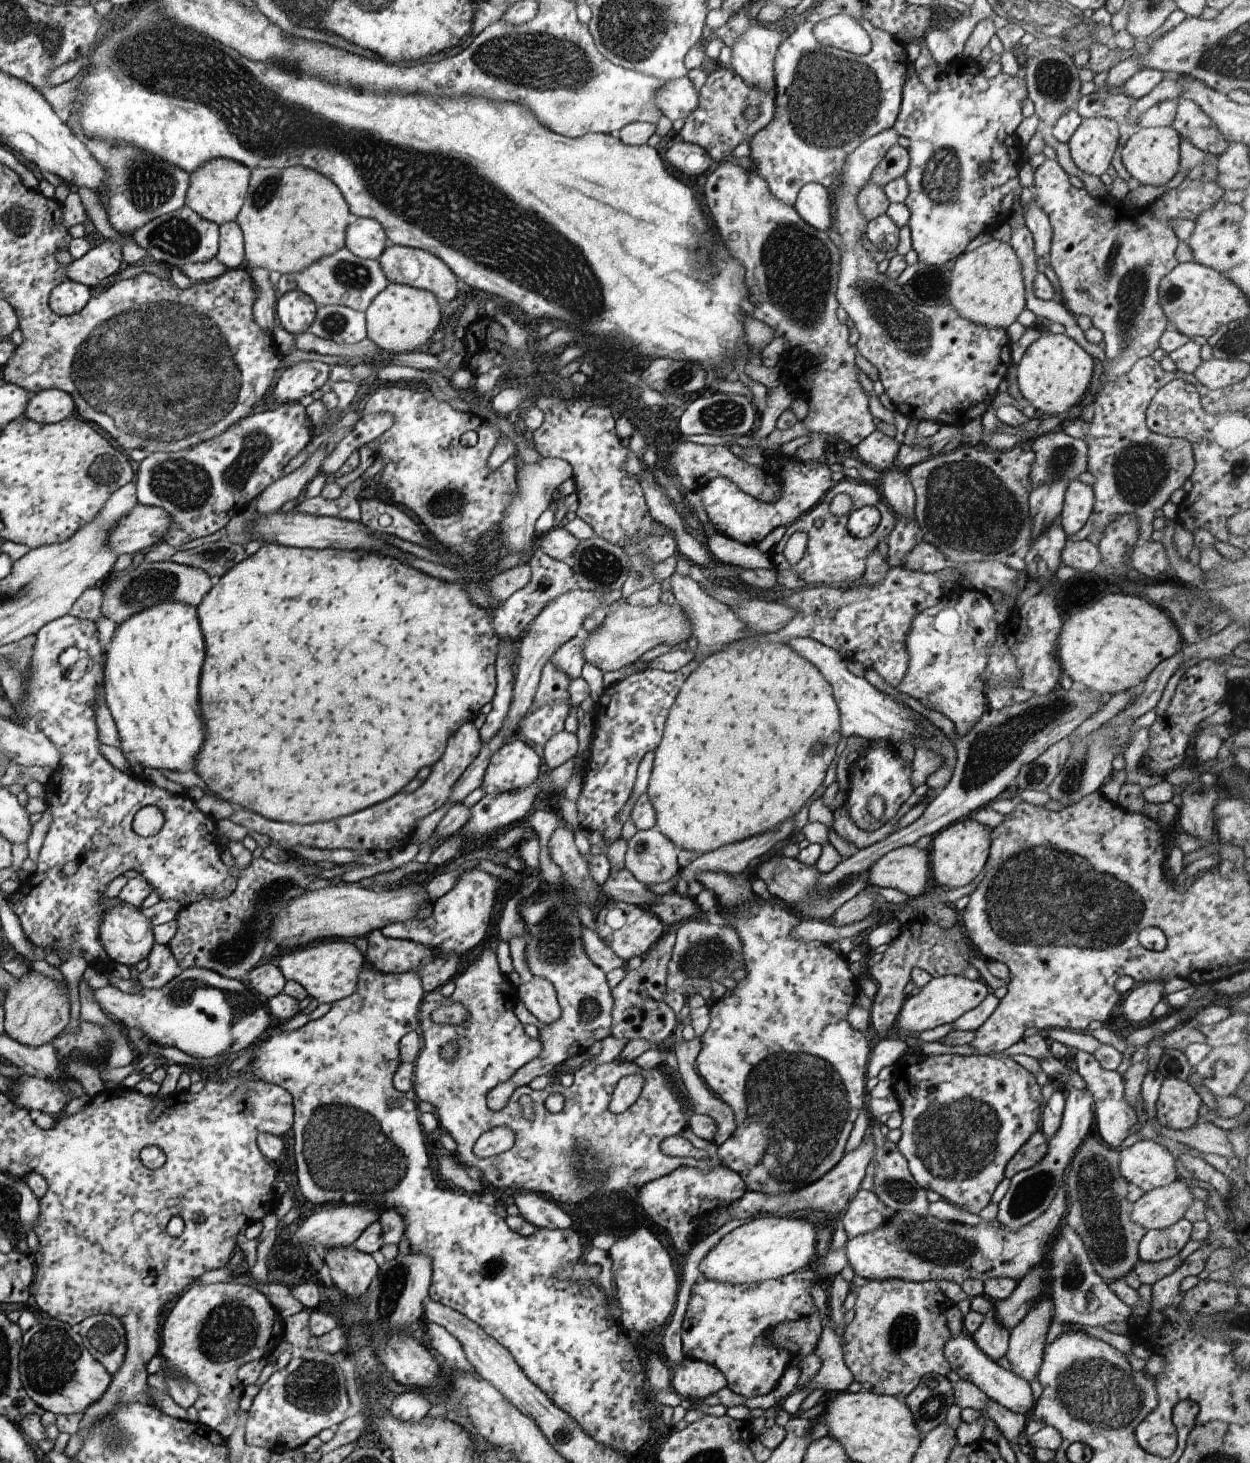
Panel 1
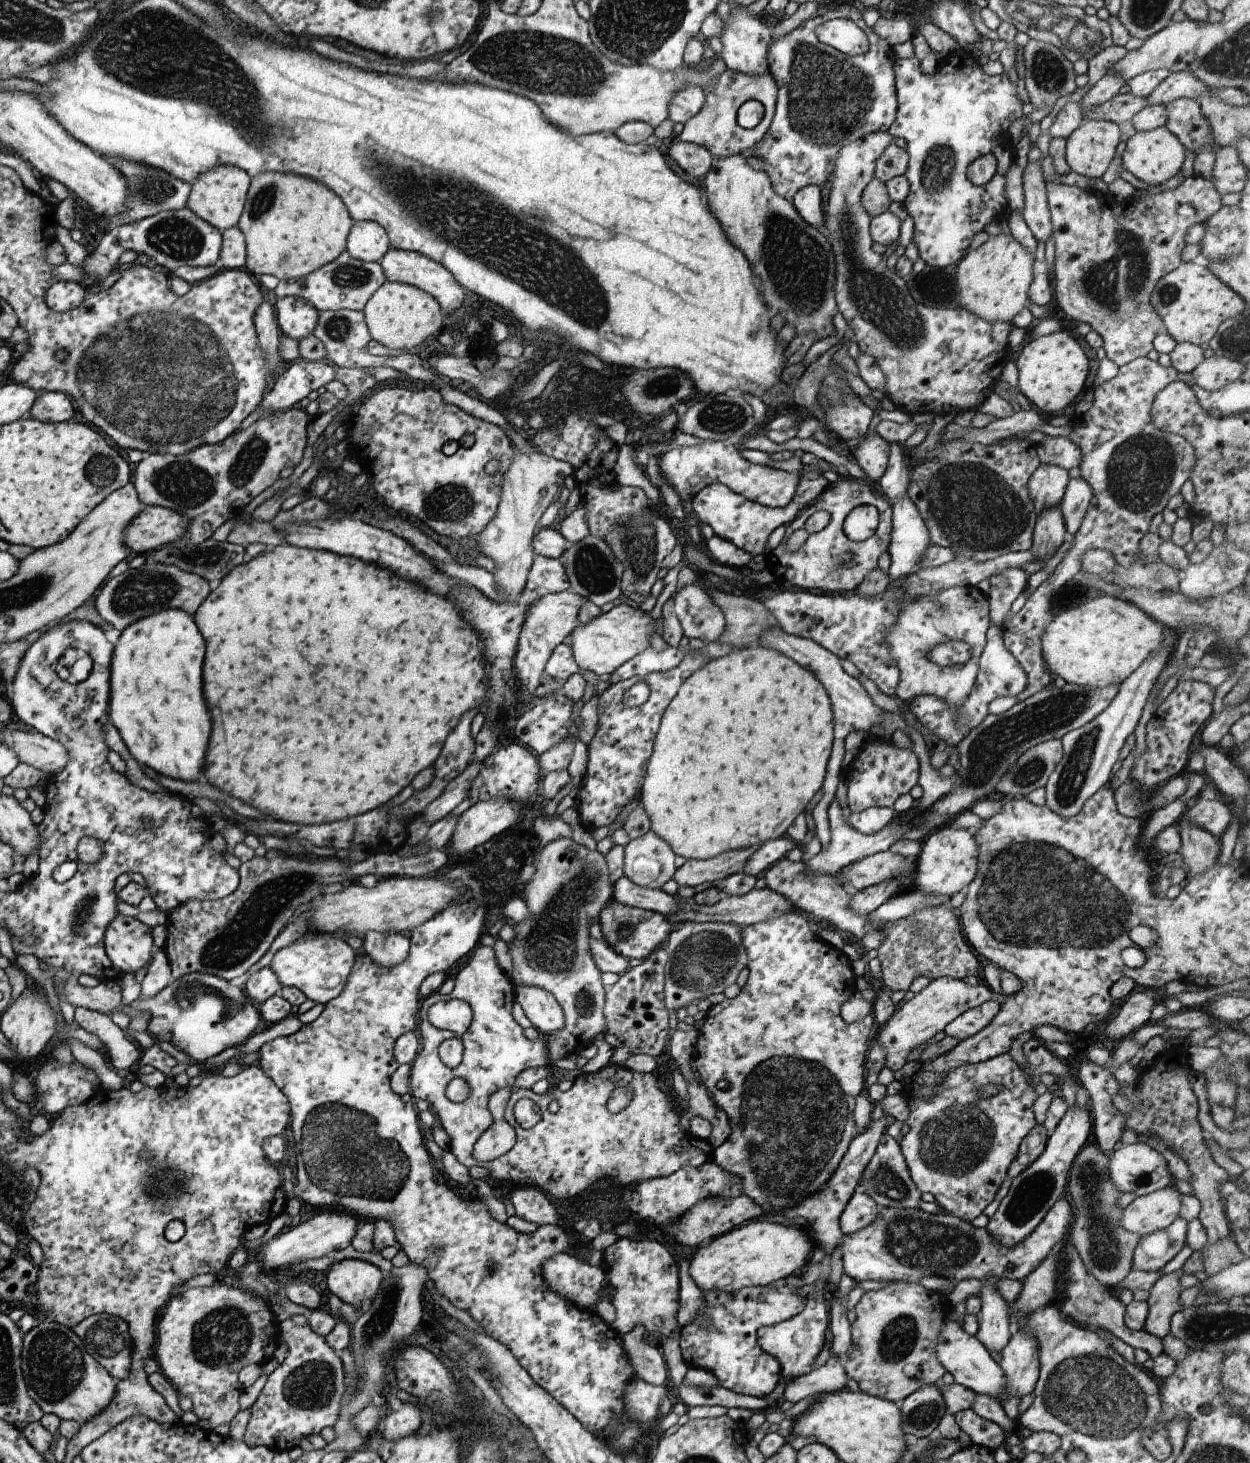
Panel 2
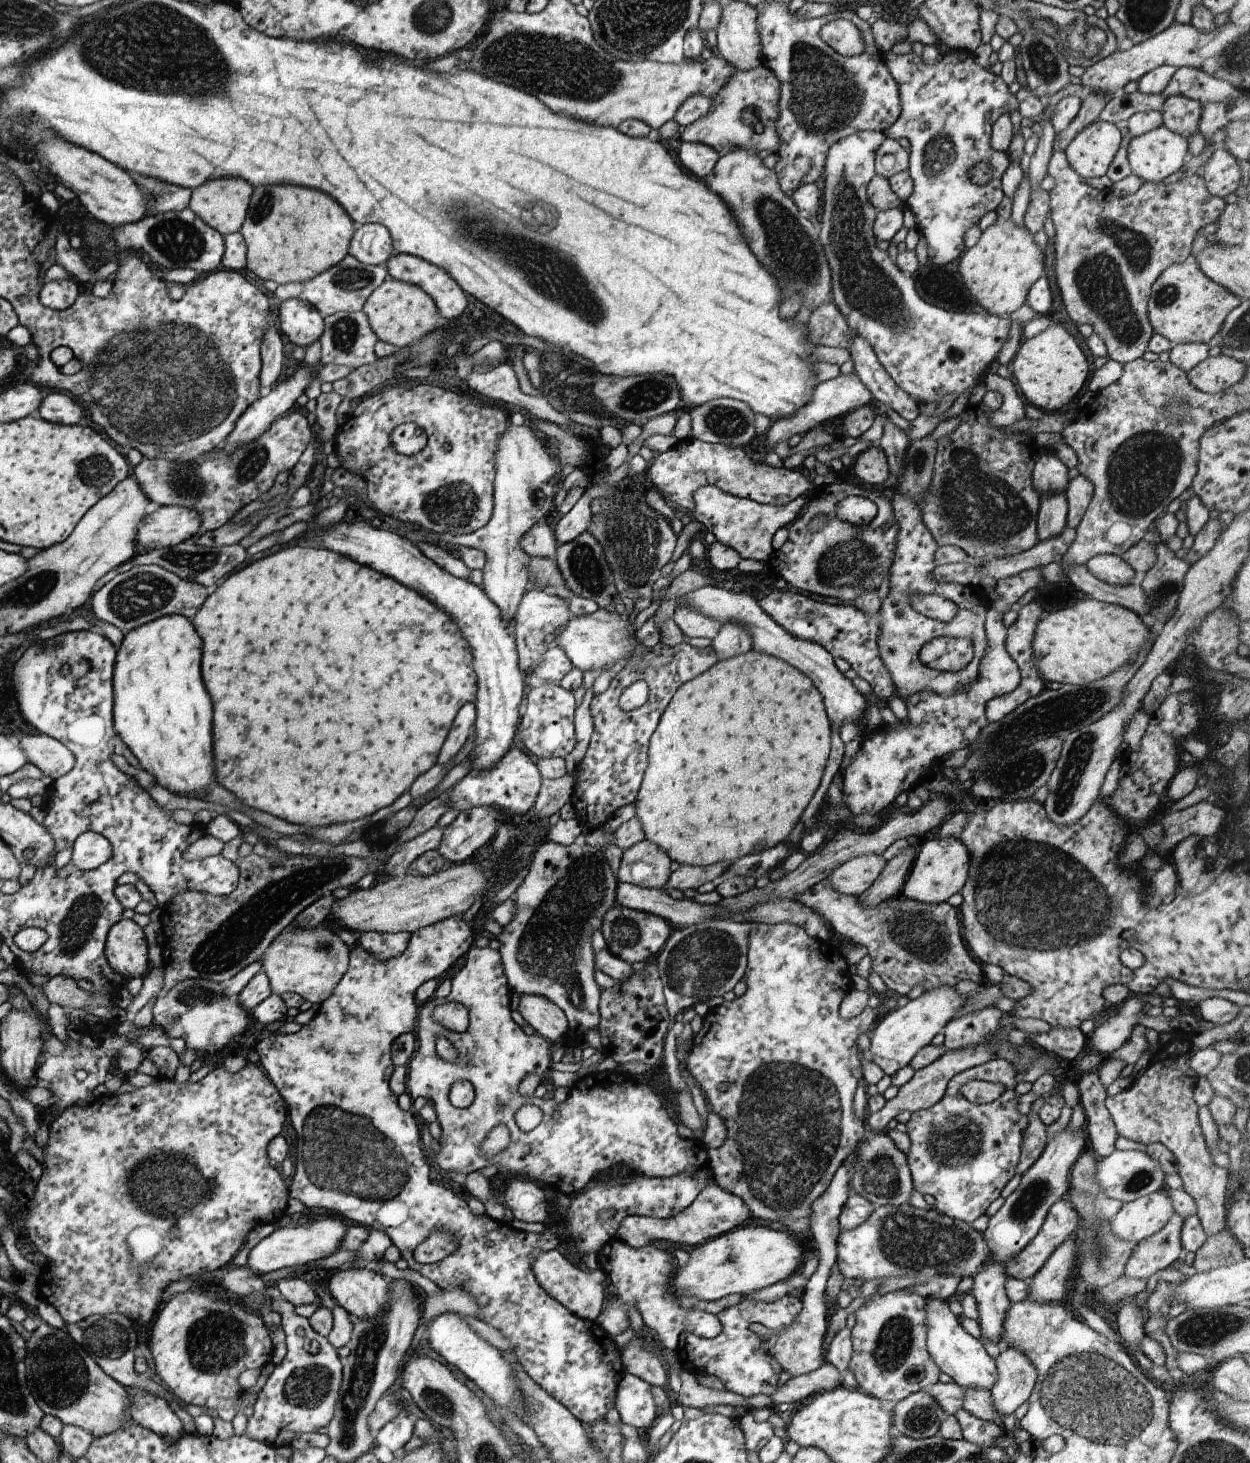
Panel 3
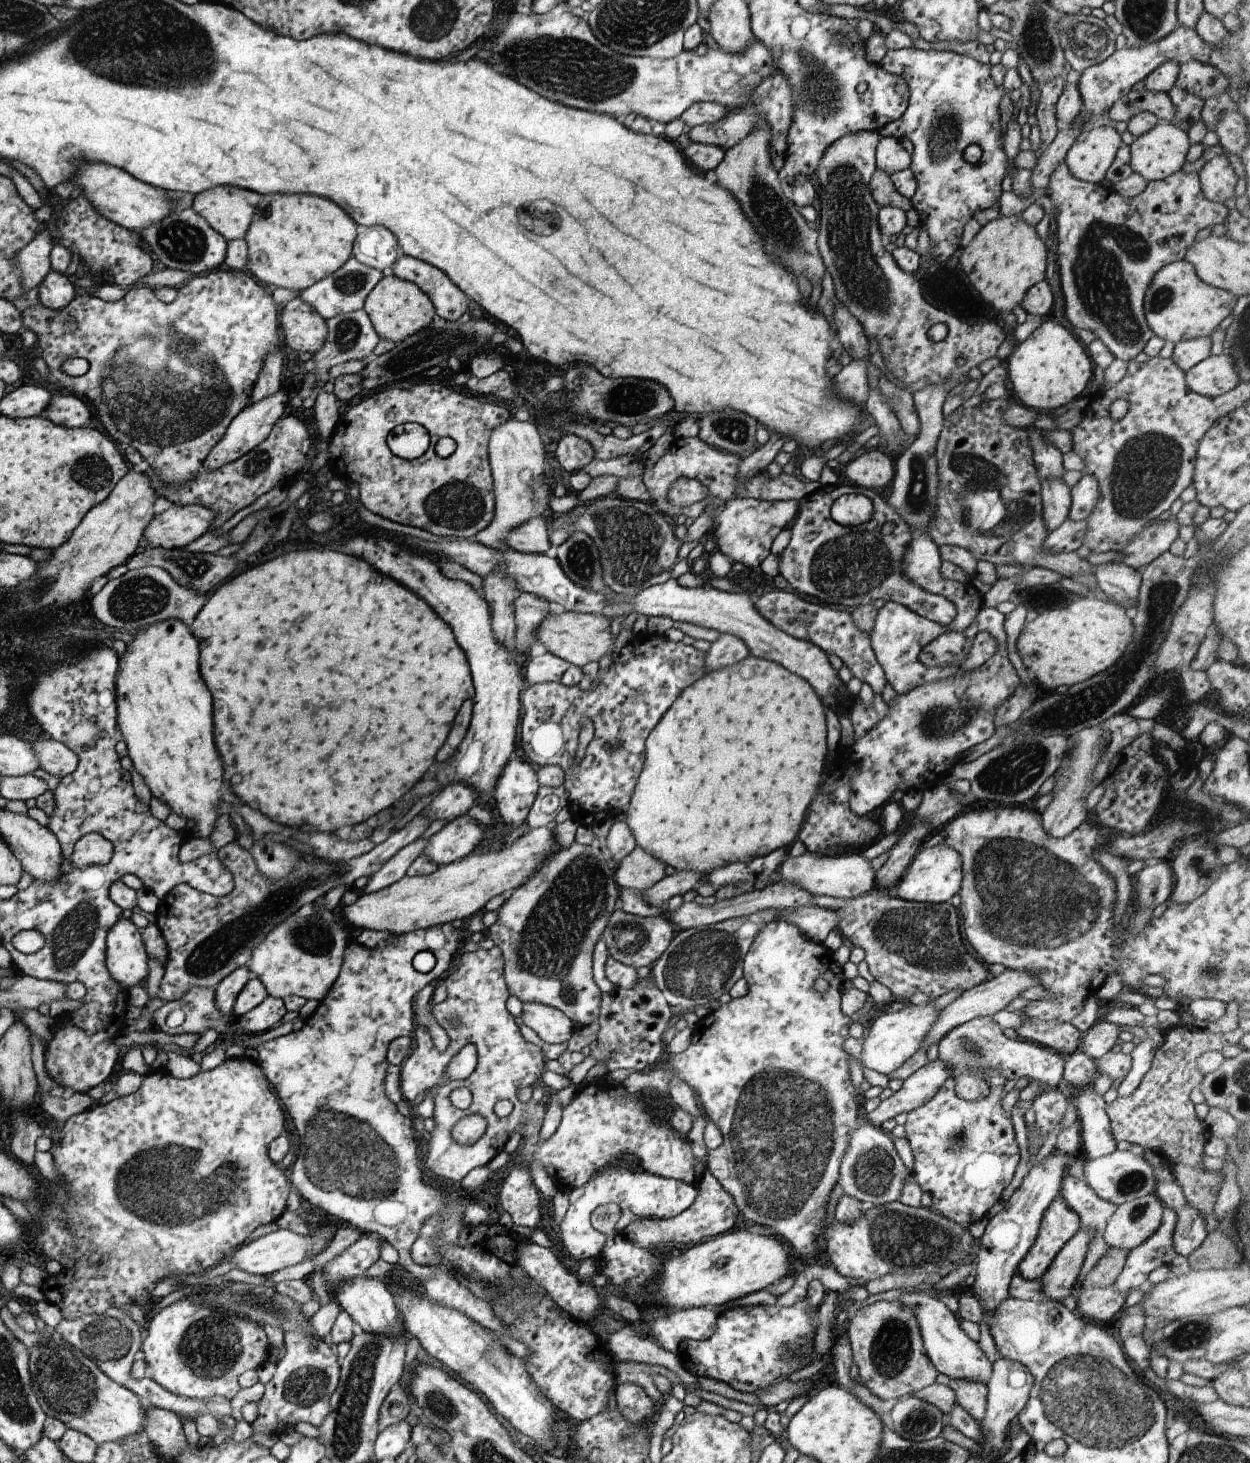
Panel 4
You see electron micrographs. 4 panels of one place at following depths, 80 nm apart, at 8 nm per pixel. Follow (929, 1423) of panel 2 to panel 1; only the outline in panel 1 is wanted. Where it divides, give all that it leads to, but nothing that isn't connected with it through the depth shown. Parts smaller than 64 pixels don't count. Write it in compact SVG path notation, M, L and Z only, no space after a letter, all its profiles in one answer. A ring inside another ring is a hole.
M932 1373L920 1379L916 1388L905 1396L904 1402L912 1411L913 1419L921 1432L921 1439L928 1431L946 1420L948 1408L955 1404L954 1384L946 1375Z

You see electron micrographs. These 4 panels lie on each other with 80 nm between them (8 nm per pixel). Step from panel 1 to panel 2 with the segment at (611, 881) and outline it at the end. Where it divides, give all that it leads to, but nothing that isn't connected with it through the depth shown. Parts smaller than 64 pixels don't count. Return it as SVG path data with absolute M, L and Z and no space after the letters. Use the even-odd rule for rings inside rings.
M622 875L613 884L613 899L625 905L663 914L666 918L677 913L677 908L684 902L684 898L679 895L637 885L626 875Z

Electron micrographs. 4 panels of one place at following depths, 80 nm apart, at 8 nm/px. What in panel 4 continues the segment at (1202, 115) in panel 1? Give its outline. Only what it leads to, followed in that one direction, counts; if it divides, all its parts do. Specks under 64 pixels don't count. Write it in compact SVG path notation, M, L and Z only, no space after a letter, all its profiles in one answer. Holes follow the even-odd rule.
M1174 86L1167 94L1176 108L1176 118L1171 124L1188 133L1189 128L1201 120L1204 101L1178 86Z

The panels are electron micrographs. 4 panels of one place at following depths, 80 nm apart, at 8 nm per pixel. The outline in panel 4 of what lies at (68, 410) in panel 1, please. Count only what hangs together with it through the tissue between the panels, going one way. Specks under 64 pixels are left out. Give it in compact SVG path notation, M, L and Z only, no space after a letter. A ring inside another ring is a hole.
M54 395L45 408L44 416L54 424L65 427L88 426L93 417L92 408L76 395Z

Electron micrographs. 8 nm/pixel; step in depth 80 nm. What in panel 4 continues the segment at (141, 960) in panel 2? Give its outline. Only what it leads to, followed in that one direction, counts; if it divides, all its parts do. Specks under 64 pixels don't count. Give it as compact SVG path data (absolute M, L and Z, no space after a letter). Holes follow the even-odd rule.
M122 916L107 936L108 972L120 984L128 984L128 990L142 985L148 976L148 954L142 938L134 923Z

